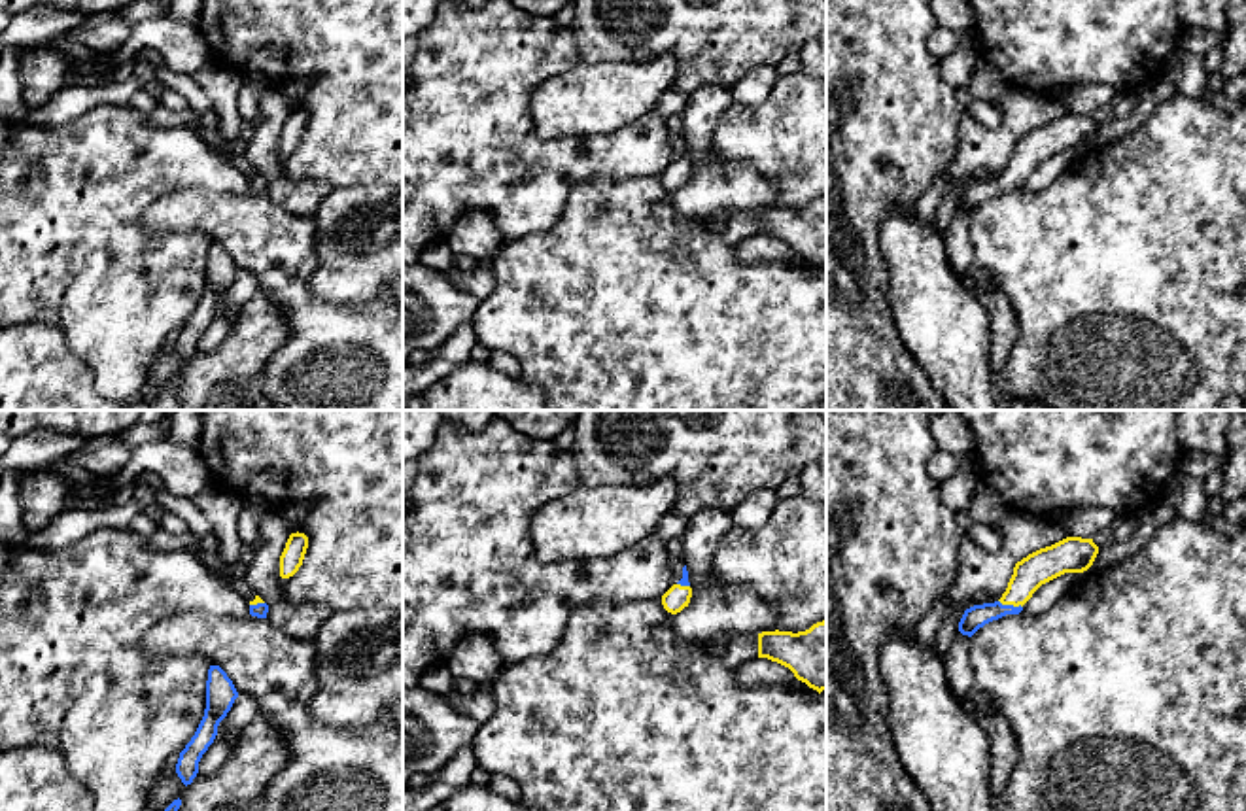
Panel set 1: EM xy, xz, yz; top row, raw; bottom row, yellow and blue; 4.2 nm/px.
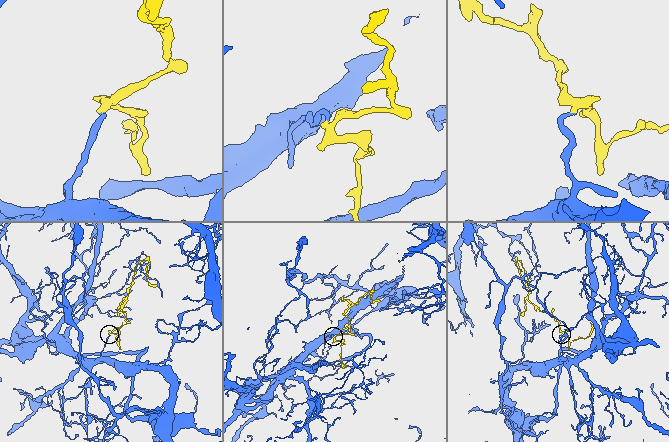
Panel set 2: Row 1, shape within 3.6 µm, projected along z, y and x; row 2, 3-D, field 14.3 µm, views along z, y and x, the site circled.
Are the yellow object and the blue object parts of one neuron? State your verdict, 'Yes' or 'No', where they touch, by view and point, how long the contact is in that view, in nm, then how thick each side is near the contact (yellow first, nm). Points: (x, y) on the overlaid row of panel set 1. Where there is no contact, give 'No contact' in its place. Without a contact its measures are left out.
Yes. Touches yellow at yz (1010, 603). Shared border 110 nm. Thickness 140 nm (yellow) against 100 nm

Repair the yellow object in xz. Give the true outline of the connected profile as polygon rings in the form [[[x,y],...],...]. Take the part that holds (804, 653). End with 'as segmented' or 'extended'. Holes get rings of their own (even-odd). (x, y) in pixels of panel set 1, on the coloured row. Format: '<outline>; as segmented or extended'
[[[826,620],[798,633],[758,633],[758,658],[788,667],[798,681],[821,694],[826,690]]]; as segmented

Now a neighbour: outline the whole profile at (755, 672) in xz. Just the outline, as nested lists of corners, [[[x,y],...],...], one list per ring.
[[[754,658],[735,667],[735,682],[739,686],[787,686],[794,681],[794,673],[768,658]]]

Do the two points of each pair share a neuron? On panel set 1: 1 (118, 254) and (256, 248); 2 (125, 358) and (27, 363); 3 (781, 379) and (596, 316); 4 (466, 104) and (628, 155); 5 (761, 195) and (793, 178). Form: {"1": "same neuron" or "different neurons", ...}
{"1": "different neurons", "2": "different neurons", "3": "same neuron", "4": "same neuron", "5": "different neurons"}

